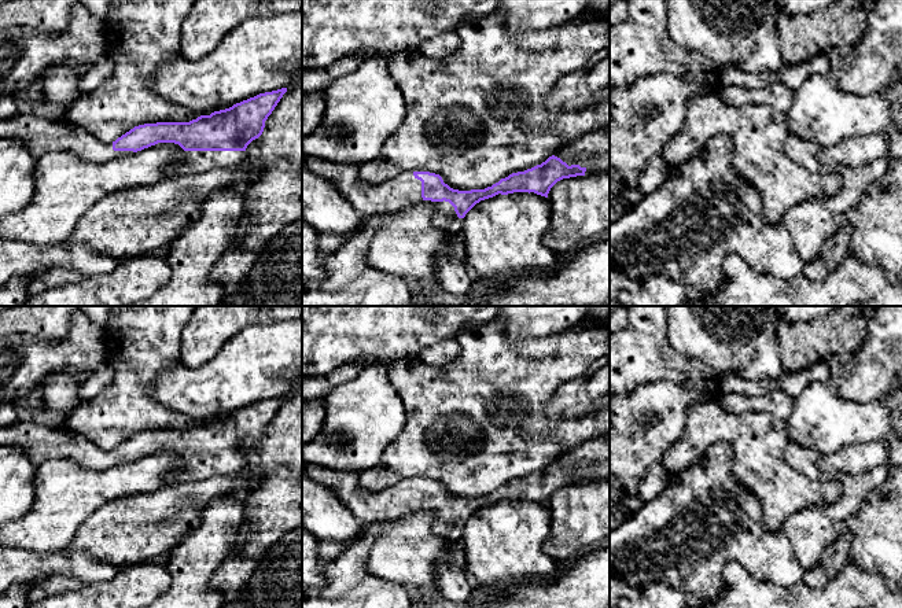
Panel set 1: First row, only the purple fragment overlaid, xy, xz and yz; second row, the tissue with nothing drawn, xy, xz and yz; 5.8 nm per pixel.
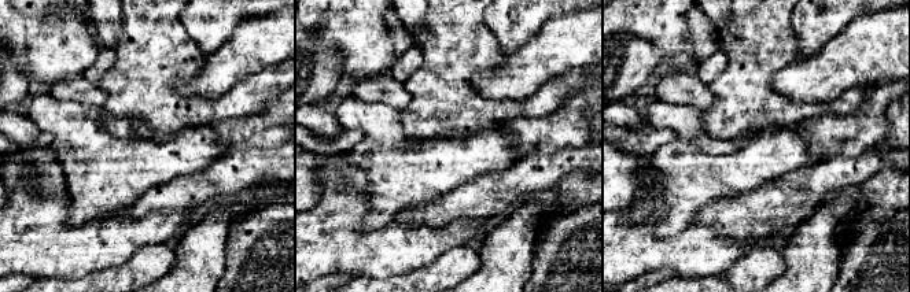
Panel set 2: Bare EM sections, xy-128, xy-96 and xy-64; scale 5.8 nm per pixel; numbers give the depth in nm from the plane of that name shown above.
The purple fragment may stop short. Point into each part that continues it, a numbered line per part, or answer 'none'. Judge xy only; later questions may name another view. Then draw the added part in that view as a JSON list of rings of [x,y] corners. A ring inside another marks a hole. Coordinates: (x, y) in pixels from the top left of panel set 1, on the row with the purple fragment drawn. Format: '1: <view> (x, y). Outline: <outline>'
1: xy (195, 161). Outline: [[[185,151],[184,162],[170,169],[169,176],[205,173],[213,167],[236,167],[246,162],[246,151]]]

